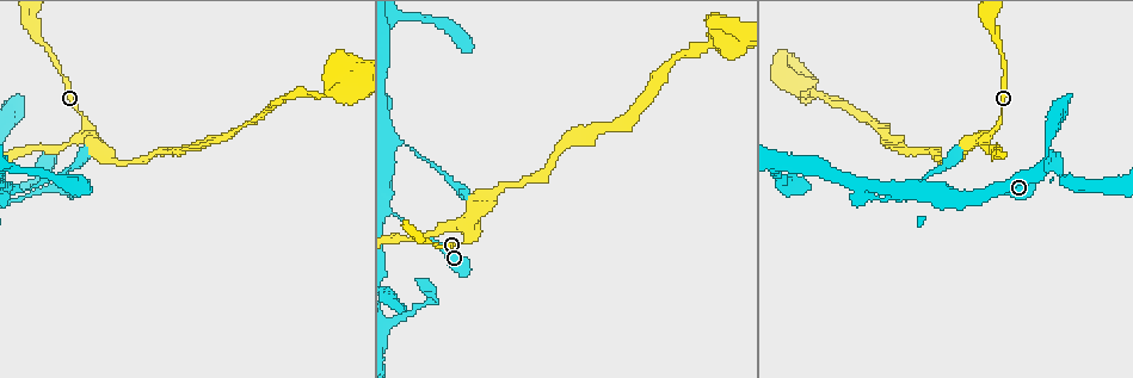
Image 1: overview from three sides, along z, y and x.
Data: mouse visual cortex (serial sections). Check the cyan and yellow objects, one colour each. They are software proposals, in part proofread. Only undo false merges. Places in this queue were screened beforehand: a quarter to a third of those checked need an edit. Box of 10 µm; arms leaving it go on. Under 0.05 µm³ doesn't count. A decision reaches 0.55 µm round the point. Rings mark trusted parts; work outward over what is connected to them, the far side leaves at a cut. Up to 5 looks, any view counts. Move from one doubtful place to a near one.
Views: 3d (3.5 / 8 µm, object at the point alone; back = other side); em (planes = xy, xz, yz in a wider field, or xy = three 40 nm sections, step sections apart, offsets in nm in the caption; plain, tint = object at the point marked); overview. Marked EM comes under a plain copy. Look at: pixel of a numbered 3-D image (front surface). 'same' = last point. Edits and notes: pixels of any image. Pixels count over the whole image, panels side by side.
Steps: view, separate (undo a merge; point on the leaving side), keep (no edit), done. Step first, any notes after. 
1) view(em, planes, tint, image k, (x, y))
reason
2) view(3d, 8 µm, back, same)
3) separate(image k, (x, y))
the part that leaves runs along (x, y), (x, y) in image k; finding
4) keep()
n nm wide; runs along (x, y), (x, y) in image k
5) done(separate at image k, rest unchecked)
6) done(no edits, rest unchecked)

view(3d, 3.5 µm, image 1, (473, 235))
sudden change in width

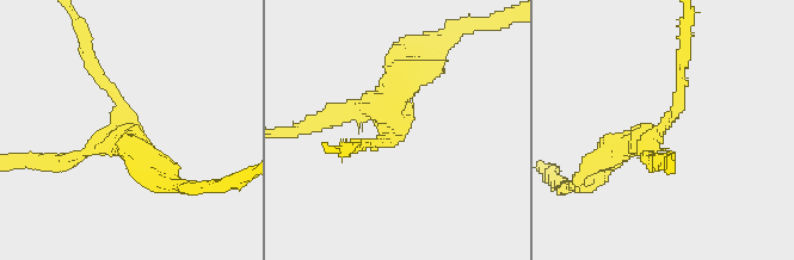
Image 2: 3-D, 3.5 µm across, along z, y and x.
view(em, xy, step 5, tint, image 2, (393, 121))
3 arms; arms of 150, 150, 350 nm

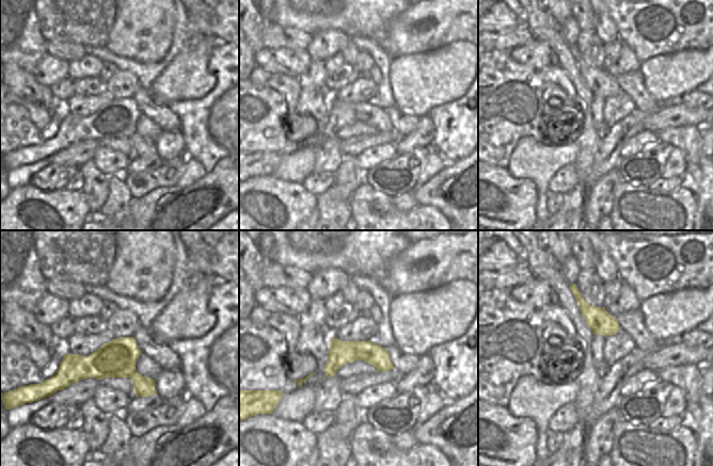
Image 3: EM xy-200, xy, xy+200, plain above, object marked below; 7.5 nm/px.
separate(image 2, (398, 64))
border along (331, 341), (337, 355), (358, 359) in image 3; a second cell is stuck on

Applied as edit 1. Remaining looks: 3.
view(3d, 3.5 µm, back, image 1, (398, 218))
thick turns thin

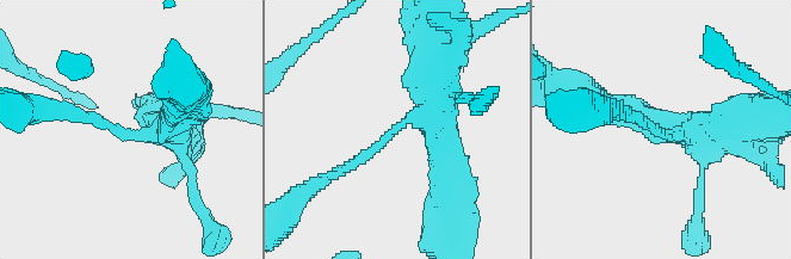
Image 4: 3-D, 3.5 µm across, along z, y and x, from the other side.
keep()
runs along (333, 176), (432, 105), (439, 72) in image 4; continuous, no second cell

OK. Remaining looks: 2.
done(separate at image 2, rest unchecked)

